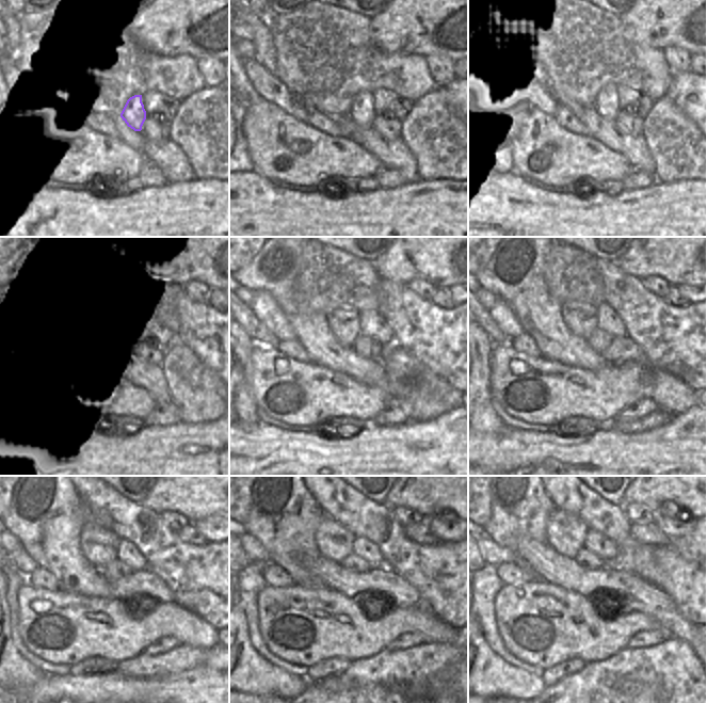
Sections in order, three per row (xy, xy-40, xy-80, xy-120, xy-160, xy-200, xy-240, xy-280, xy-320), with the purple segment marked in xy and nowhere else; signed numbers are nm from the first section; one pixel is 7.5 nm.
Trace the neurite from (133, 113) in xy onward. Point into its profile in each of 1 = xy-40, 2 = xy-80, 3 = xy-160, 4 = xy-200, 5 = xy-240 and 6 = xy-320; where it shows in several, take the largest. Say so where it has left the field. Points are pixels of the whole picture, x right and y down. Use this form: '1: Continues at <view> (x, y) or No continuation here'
1: Continues at xy-40 (362, 113)
2: Continues at xy-80 (606, 102)
3: Continues at xy-160 (344, 322)
4: Continues at xy-200 (580, 318)
5: Continues at xy-240 (98, 544)
6: Continues at xy-320 (566, 533).

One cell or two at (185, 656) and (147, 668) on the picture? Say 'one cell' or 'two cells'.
one cell

